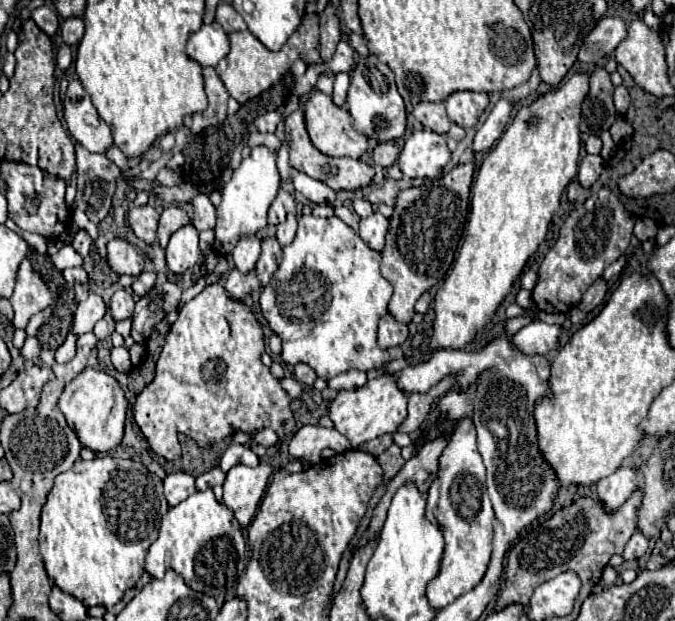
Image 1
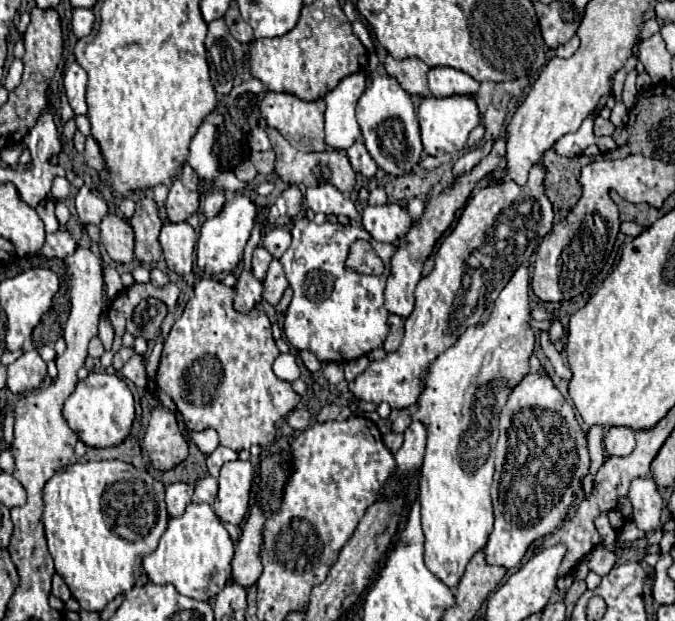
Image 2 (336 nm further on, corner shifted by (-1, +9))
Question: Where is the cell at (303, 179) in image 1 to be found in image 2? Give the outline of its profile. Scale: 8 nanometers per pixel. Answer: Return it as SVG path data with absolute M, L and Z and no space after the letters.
M322 184L322 186L316 186L316 188L308 188L304 198L306 198L308 208L312 208L314 212L336 214L336 216L344 214L350 220L358 218L358 210L356 210L354 202L332 184Z

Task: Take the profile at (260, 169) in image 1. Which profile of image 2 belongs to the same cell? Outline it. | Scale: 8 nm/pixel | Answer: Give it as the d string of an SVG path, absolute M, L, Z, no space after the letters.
M238 192L232 200L224 204L220 214L216 214L212 220L206 220L200 228L200 238L196 244L198 254L198 266L206 274L222 274L222 272L236 272L238 264L244 254L244 246L250 238L252 226L256 218L256 204L246 192Z

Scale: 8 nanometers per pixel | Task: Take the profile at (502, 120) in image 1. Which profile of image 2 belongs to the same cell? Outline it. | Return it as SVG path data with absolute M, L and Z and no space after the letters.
M486 140L486 142L482 142L482 146L476 146L476 148L472 148L472 150L468 150L464 156L460 156L460 160L454 164L454 168L452 168L452 172L454 172L454 176L458 176L458 174L462 174L462 172L470 172L490 150L492 150L492 140Z

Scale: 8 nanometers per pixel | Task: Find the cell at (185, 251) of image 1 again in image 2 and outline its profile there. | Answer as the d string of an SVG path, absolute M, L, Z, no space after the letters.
M166 222L160 232L160 246L164 250L164 260L168 268L182 276L188 274L192 270L196 242L198 234L190 224Z

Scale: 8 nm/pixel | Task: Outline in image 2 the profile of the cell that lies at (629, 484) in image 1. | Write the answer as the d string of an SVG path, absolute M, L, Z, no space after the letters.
M608 428L604 436L606 456L628 456L634 448L634 432L630 428Z

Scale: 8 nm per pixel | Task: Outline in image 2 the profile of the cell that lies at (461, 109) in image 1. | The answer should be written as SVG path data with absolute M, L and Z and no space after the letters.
M432 68L428 84L434 96L452 96L452 92L468 92L468 96L476 96L480 88L480 82L454 68Z

